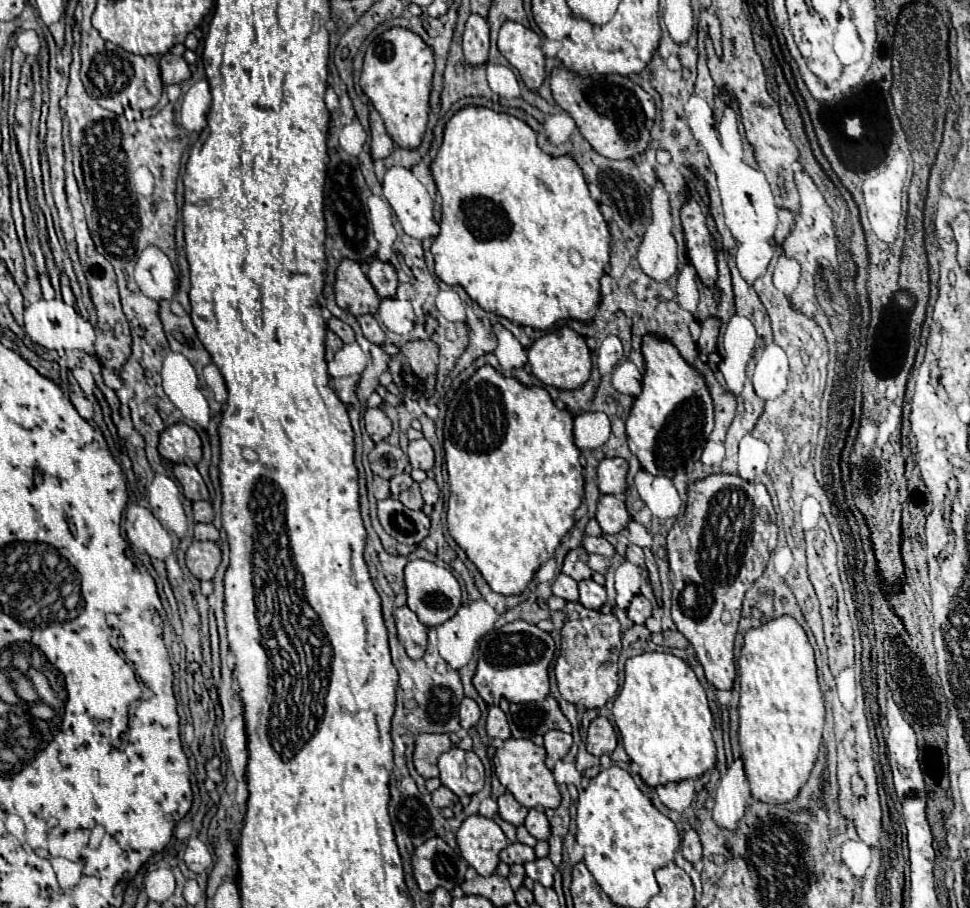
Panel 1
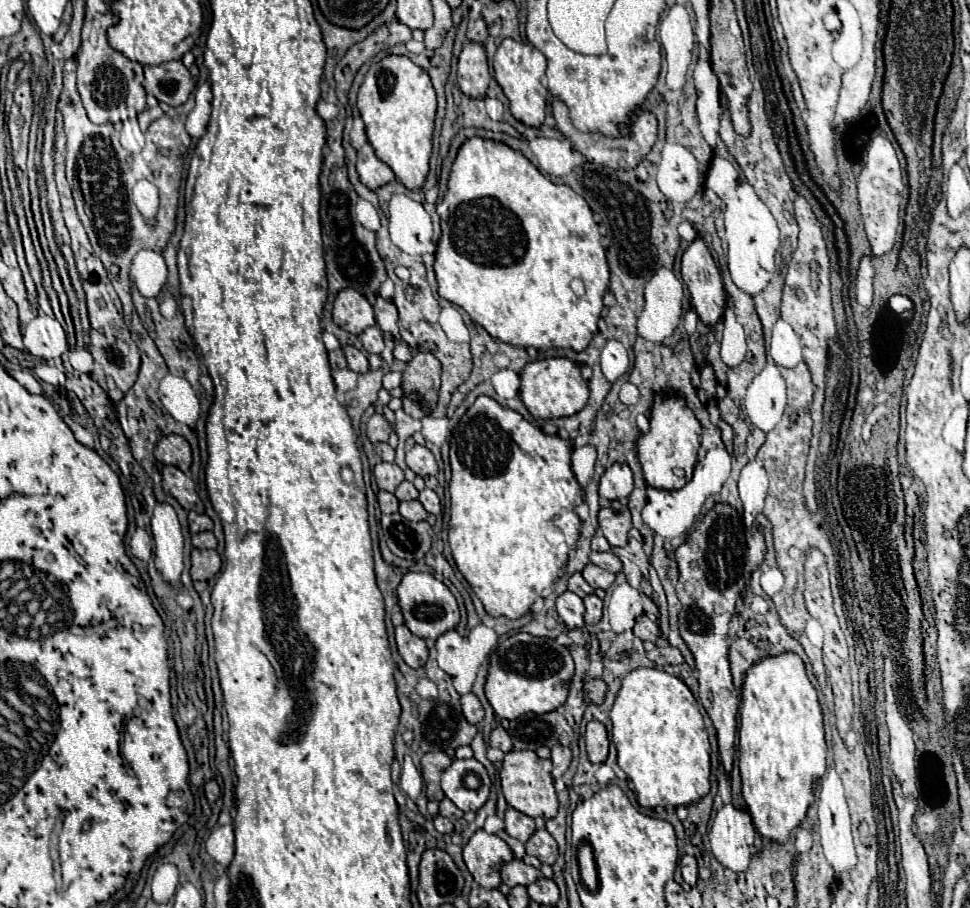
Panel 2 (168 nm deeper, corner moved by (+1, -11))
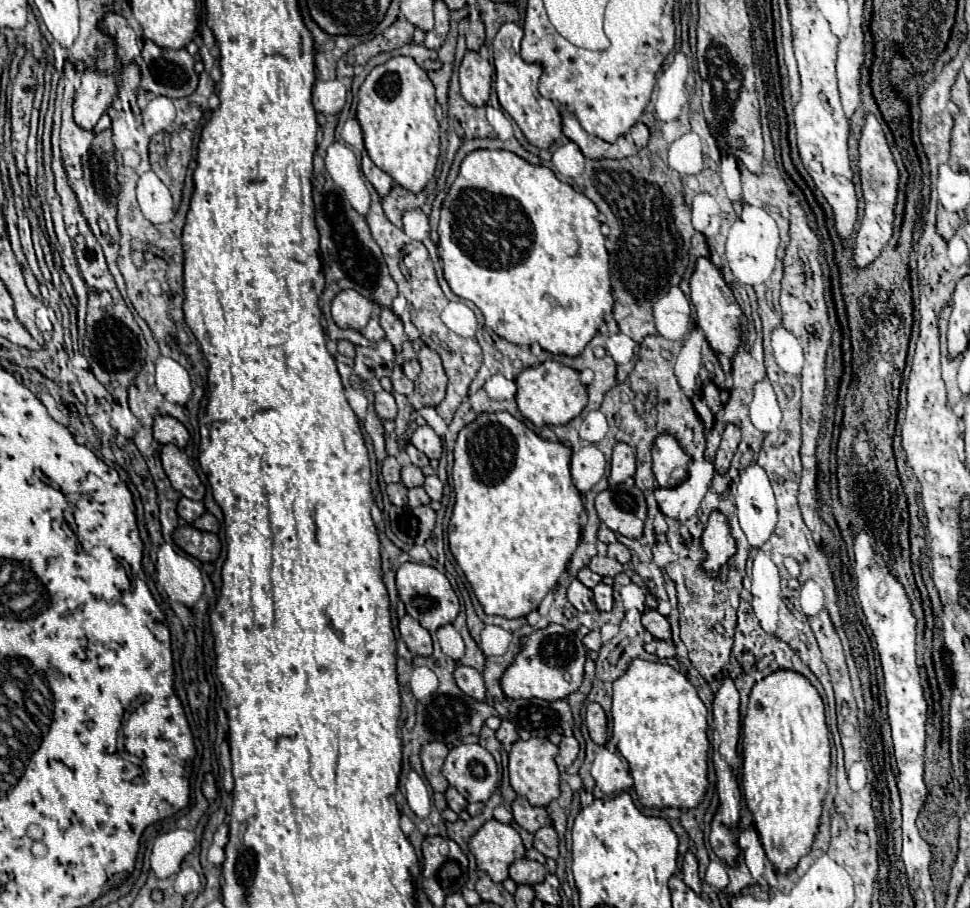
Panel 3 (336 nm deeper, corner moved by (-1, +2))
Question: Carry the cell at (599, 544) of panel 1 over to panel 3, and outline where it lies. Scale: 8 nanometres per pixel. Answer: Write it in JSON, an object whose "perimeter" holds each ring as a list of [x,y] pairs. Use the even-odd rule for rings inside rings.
{"perimeter":[[[610,543],[608,545],[608,553],[606,553],[610,559],[616,559],[616,561],[620,561],[622,565],[626,565],[628,561],[630,561],[630,551],[622,545],[622,543]]]}

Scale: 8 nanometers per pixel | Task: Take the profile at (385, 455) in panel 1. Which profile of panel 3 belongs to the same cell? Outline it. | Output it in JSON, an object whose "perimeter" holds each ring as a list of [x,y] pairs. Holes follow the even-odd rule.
{"perimeter":[[[386,457],[382,463],[382,477],[386,483],[398,483],[400,481],[400,463],[396,457]]]}

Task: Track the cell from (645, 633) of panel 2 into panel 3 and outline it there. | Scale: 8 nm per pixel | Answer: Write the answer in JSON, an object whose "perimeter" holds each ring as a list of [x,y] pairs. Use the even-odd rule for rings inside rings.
{"perimeter":[[[650,609],[642,615],[642,625],[656,637],[656,639],[670,639],[670,623],[664,615],[656,609]]]}

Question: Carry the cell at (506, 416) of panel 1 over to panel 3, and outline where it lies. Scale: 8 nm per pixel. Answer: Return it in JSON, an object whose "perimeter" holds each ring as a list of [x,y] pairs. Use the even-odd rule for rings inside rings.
{"perimeter":[[[496,411],[496,413],[480,413],[472,423],[468,423],[460,433],[458,433],[458,443],[454,447],[454,469],[452,469],[452,479],[454,479],[454,493],[456,493],[456,505],[452,511],[452,519],[448,525],[447,535],[450,541],[452,555],[456,557],[458,565],[462,567],[468,583],[472,585],[480,605],[488,615],[502,615],[506,619],[516,619],[522,615],[528,615],[532,609],[540,605],[540,601],[558,585],[558,577],[566,571],[566,565],[572,557],[572,553],[578,547],[580,541],[580,517],[584,513],[582,505],[582,495],[576,489],[572,475],[570,475],[570,455],[572,449],[562,443],[562,441],[546,441],[532,429],[528,429],[522,421],[518,421],[514,415],[508,411]]]}

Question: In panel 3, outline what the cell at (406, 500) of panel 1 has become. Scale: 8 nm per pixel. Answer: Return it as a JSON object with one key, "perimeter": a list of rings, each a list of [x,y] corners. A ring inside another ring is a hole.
{"perimeter":[[[412,487],[412,489],[408,489],[408,505],[410,505],[410,507],[430,505],[430,497],[426,495],[424,487]]]}

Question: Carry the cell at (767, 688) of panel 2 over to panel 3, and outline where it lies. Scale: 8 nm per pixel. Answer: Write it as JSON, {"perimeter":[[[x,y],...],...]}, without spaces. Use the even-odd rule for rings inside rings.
{"perimeter":[[[776,669],[752,687],[742,737],[742,789],[746,805],[754,817],[754,827],[762,847],[776,871],[786,873],[810,851],[818,831],[822,799],[828,791],[830,733],[824,723],[824,703],[810,679],[792,669]]]}

